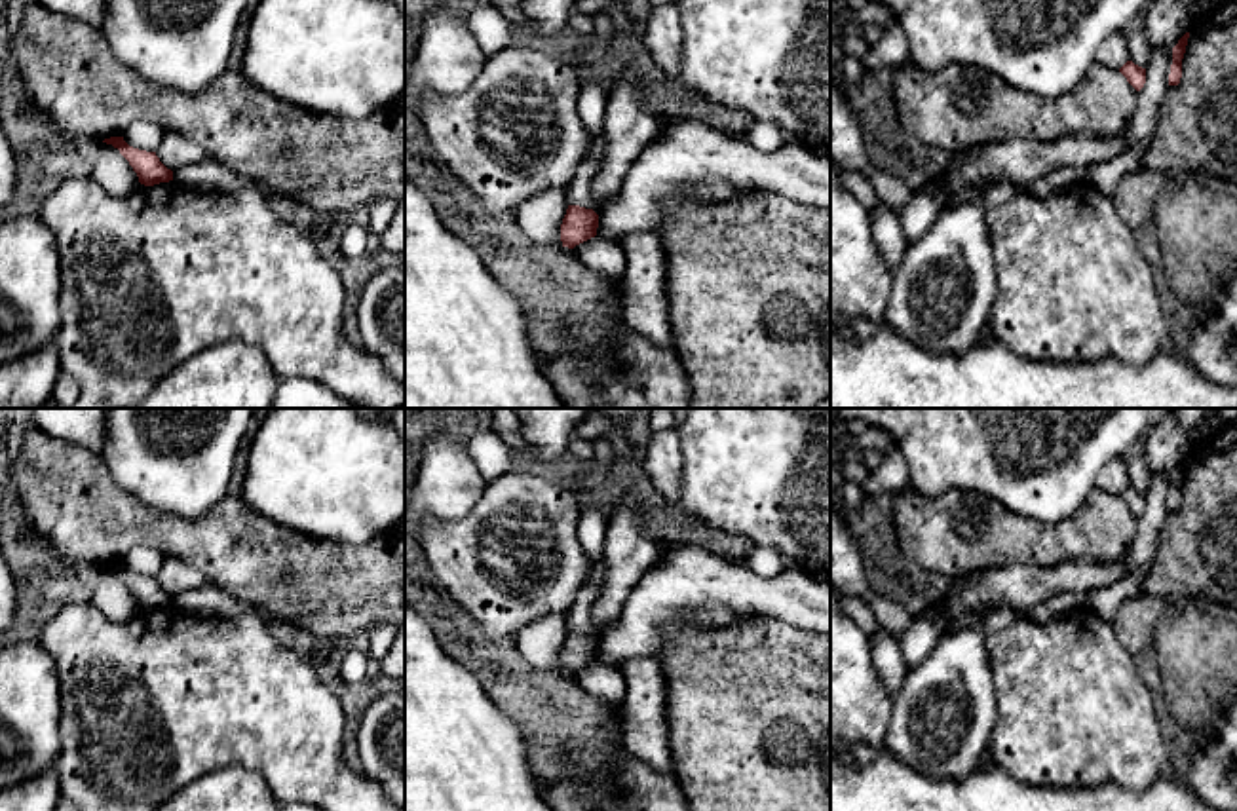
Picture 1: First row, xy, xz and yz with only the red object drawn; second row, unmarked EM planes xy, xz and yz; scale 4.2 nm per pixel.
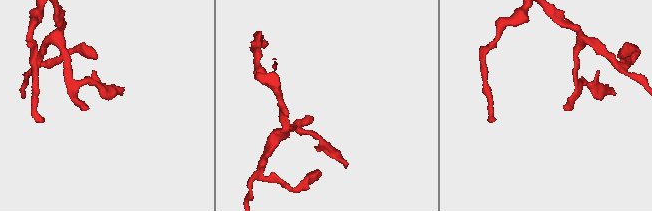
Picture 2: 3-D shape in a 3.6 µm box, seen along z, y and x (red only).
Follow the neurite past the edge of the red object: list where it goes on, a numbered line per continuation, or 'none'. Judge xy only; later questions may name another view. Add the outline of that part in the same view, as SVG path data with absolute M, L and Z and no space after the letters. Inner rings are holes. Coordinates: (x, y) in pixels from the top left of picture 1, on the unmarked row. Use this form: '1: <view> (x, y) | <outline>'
none

